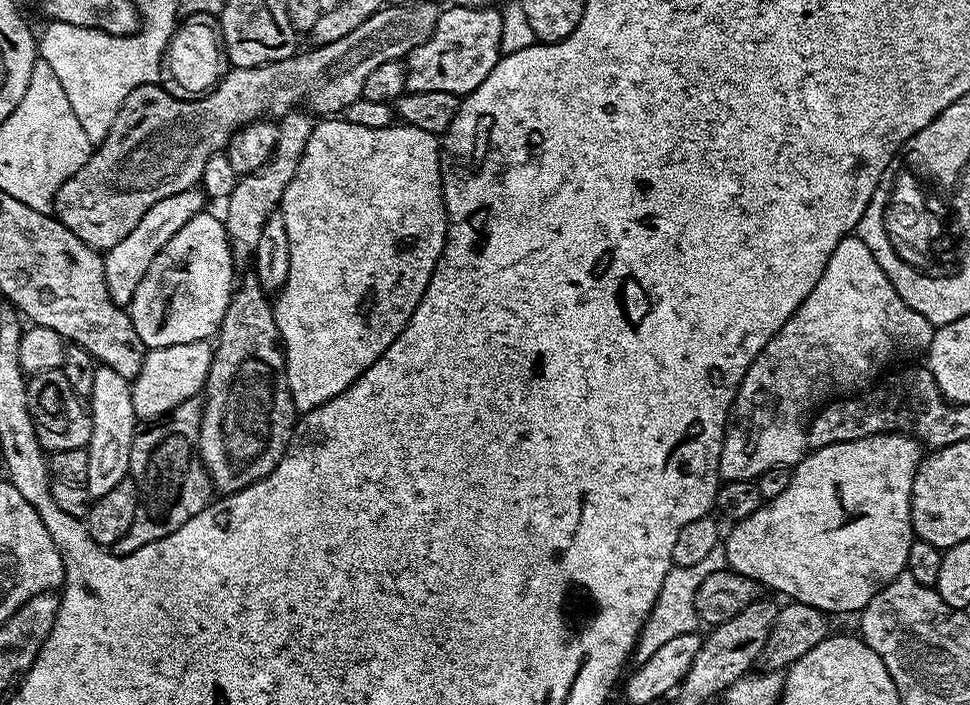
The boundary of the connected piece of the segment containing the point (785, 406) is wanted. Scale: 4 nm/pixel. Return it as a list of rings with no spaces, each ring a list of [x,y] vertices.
[[[856,234],[844,236],[842,242],[838,242],[838,246],[834,246],[834,254],[830,254],[830,258],[826,262],[826,270],[822,270],[822,278],[818,278],[818,286],[814,286],[814,290],[810,290],[810,294],[802,302],[802,306],[798,306],[796,313],[780,327],[778,334],[774,334],[774,338],[770,338],[768,345],[760,351],[758,358],[754,358],[750,370],[744,375],[744,381],[740,383],[740,388],[736,391],[736,401],[732,403],[732,415],[728,417],[728,427],[724,430],[724,445],[720,455],[721,481],[755,480],[766,470],[779,464],[789,466],[799,464],[809,451],[808,421],[810,414],[817,411],[821,401],[825,398],[843,398],[849,394],[859,393],[873,379],[871,376],[876,364],[888,364],[891,360],[898,359],[899,356],[912,356],[915,352],[927,353],[932,344],[933,331],[934,326],[930,322],[926,322],[926,318],[922,318],[922,314],[918,314],[918,310],[910,310],[910,306],[906,306],[906,302],[902,302],[902,298],[898,298],[898,290],[894,290],[890,278],[886,278],[886,274],[882,274],[882,266],[878,266],[869,241]]]

